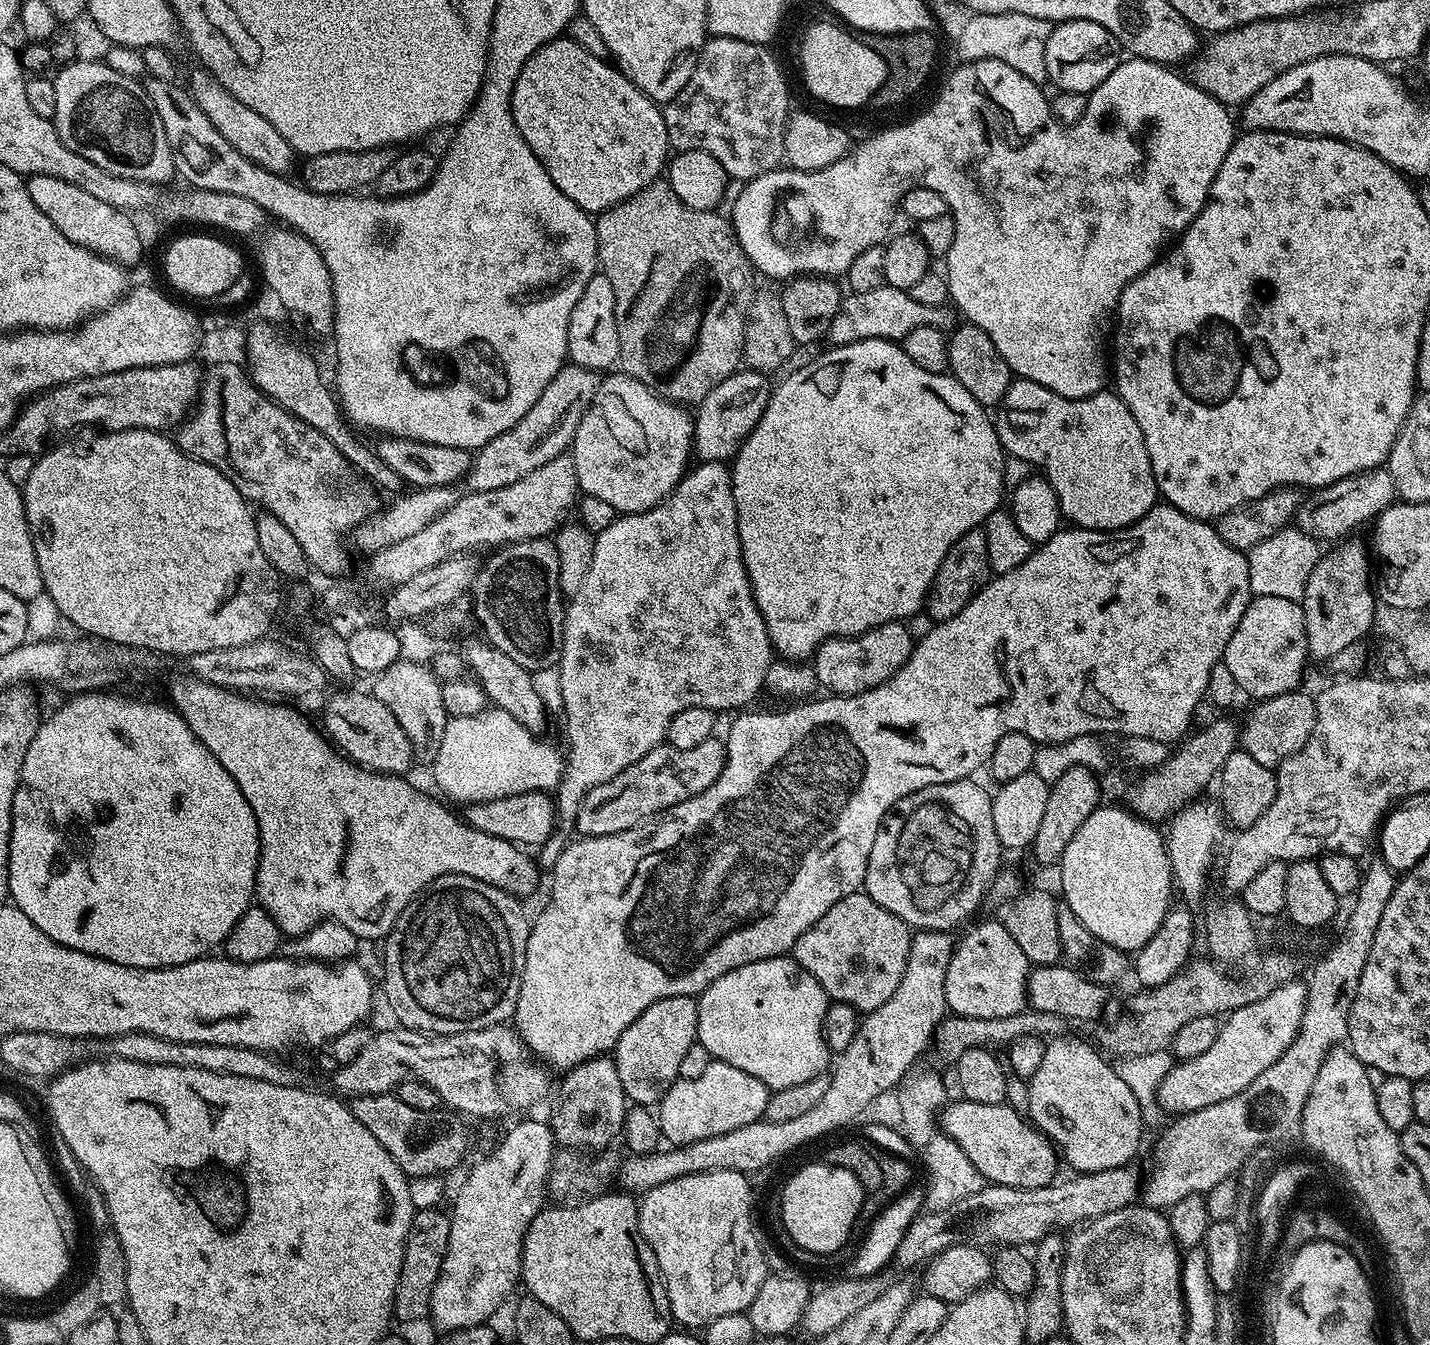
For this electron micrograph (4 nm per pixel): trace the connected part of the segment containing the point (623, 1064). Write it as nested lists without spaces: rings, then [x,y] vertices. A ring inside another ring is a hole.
[[[671,996],[646,1006],[618,1038],[614,1059],[618,1079],[629,1101],[636,1106],[656,1106],[678,1079],[678,1065],[686,1050],[697,1043],[698,1010],[696,1000],[691,996]]]

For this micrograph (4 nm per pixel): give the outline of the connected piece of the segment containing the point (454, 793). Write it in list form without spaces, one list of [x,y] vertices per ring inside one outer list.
[[[485,710],[473,716],[453,716],[442,734],[442,746],[438,746],[438,754],[430,765],[430,771],[437,786],[445,792],[443,795],[449,801],[457,800],[460,806],[527,792],[551,793],[560,787],[566,760],[561,749],[559,752],[554,745],[540,739],[544,738],[532,733],[529,728],[523,728],[514,718],[510,718],[510,714],[499,710]]]

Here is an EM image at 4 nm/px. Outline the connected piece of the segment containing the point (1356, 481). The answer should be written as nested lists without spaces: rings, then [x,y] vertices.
[[[1387,467],[1371,468],[1305,495],[1300,501],[1294,524],[1317,542],[1340,542],[1351,537],[1355,528],[1363,524],[1371,525],[1376,517],[1381,516],[1397,500],[1394,478],[1390,478]]]

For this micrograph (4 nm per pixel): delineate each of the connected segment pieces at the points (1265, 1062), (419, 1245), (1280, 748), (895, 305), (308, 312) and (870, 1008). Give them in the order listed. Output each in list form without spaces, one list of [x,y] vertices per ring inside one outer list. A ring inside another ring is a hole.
[[[1290,979],[1281,988],[1266,994],[1266,998],[1227,1013],[1214,1046],[1210,1046],[1206,1054],[1173,1063],[1173,1068],[1160,1076],[1159,1107],[1164,1107],[1171,1114],[1183,1114],[1214,1106],[1214,1102],[1234,1098],[1234,1094],[1246,1090],[1262,1070],[1274,1066],[1274,1062],[1278,1062],[1278,1058],[1282,1058],[1282,1054],[1295,1042],[1302,1026],[1308,989],[1298,981]]]
[[[439,1207],[422,1208],[413,1215],[408,1241],[404,1244],[402,1270],[392,1307],[397,1321],[420,1320],[423,1316],[425,1319],[429,1315],[430,1298],[434,1294],[434,1286],[438,1282],[438,1274],[442,1270],[442,1262],[446,1258],[446,1250],[450,1242],[449,1213],[440,1211]]]
[[[1296,689],[1273,699],[1261,700],[1255,705],[1252,717],[1243,722],[1239,729],[1239,747],[1262,762],[1262,766],[1273,770],[1280,767],[1280,763],[1290,758],[1312,737],[1314,722],[1316,721],[1315,697],[1305,690]]]
[[[885,286],[878,290],[852,292],[841,299],[840,309],[834,314],[834,322],[830,326],[827,339],[832,340],[833,345],[853,344],[863,340],[903,342],[906,334],[910,334],[910,330],[918,330],[918,326],[951,329],[954,324],[952,316],[954,317],[954,312],[951,307],[916,302],[910,292],[902,288]]]
[[[276,226],[272,233],[260,244],[260,272],[264,275],[263,283],[279,293],[285,313],[293,312],[304,319],[304,324],[316,336],[332,336],[332,319],[336,313],[332,306],[332,279],[326,270],[322,254],[313,246],[311,240],[301,236],[299,232],[287,227]]]
[[[861,890],[834,902],[834,906],[794,942],[790,955],[818,978],[829,1001],[849,1004],[860,1014],[867,1014],[878,1010],[878,1006],[898,990],[902,970],[906,970],[906,958],[910,958],[913,935],[913,929],[904,924],[902,918],[890,914],[890,910],[882,910],[874,898]]]

